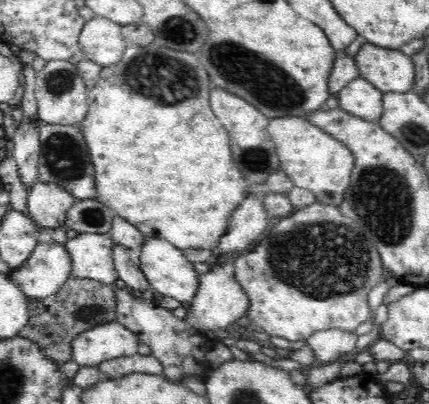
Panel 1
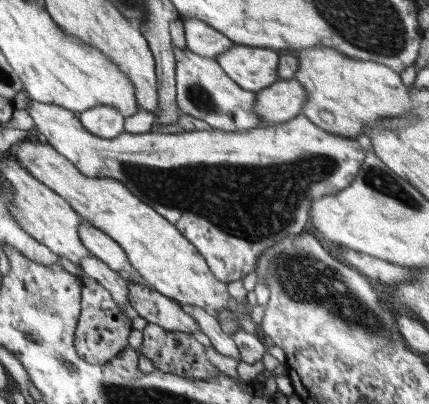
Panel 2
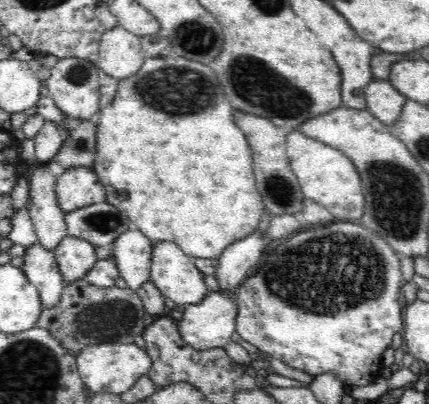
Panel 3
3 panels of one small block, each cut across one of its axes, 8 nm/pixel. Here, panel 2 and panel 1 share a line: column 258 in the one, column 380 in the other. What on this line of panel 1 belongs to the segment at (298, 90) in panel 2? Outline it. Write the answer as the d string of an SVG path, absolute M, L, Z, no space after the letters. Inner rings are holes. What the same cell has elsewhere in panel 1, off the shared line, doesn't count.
M352 80L338 96L338 104L352 116L362 120L378 122L382 116L382 92L374 88L368 80Z

